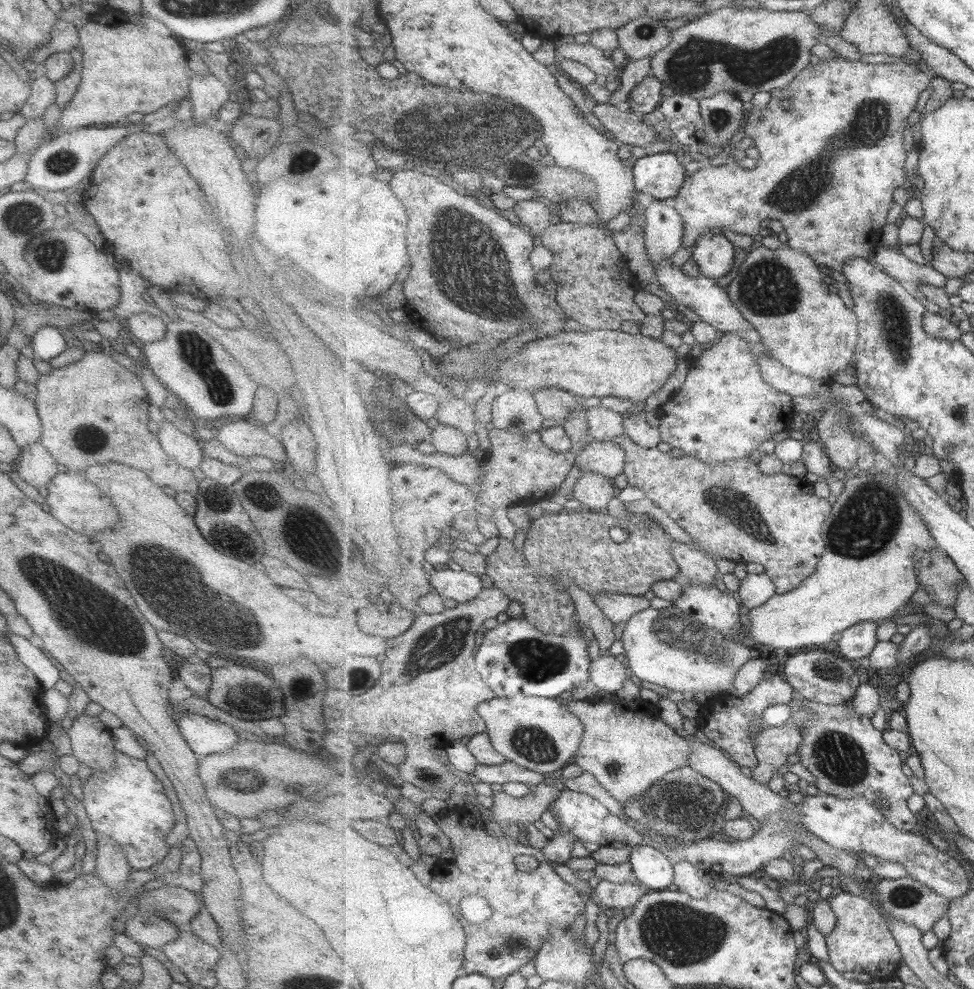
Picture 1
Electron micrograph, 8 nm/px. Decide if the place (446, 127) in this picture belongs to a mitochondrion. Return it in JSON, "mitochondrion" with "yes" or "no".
{"mitochondrion":"yes"}

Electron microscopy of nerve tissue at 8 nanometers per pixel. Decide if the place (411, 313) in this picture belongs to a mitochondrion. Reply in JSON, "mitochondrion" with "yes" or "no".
{"mitochondrion":"no"}

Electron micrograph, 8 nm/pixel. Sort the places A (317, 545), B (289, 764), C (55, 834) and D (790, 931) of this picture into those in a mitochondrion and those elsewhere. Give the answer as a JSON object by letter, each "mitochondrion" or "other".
{"A":"mitochondrion","B":"other","C":"other","D":"other"}

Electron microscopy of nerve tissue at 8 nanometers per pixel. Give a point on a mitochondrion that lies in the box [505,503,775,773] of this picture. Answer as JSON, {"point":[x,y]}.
{"point":[679,637]}

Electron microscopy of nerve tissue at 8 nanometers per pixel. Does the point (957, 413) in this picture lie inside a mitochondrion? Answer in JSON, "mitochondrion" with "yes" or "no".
{"mitochondrion":"yes"}

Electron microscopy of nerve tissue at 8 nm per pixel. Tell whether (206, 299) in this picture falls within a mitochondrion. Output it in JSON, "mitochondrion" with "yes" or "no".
{"mitochondrion":"no"}

